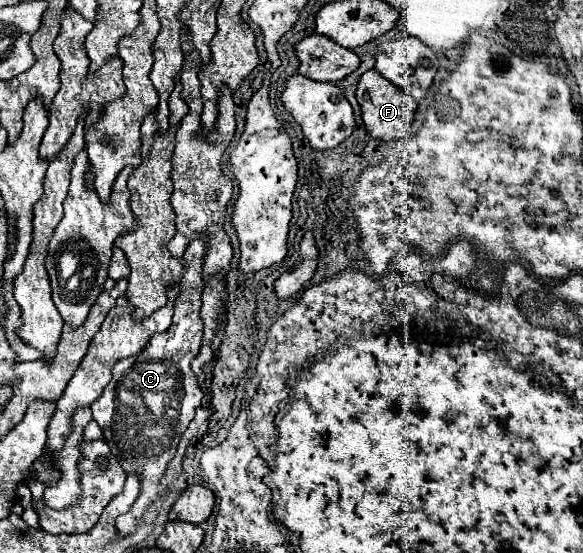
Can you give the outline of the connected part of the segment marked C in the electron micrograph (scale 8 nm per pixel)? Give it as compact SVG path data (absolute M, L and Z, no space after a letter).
M192 240L182 256L184 260L184 272L182 272L182 280L180 280L180 294L176 296L174 302L174 318L172 318L172 326L168 332L152 336L150 344L146 344L146 348L142 348L142 352L138 352L138 356L130 356L126 360L118 360L118 364L114 364L112 370L112 380L110 384L104 388L102 396L92 404L92 414L94 420L98 422L98 426L104 432L104 440L108 442L112 454L118 458L120 466L124 468L124 472L134 472L138 474L140 480L140 496L138 500L132 504L132 508L116 518L116 528L120 536L128 536L136 530L138 520L142 518L142 514L146 512L146 508L158 498L158 490L160 480L170 464L170 460L176 456L176 448L180 442L182 432L188 428L190 420L194 418L194 410L198 406L202 406L202 388L196 380L196 374L190 370L190 362L198 356L200 346L202 346L202 318L200 318L200 306L202 306L202 290L204 290L204 278L200 276L202 272L202 264L204 264L204 254L206 254L206 244L202 240Z

